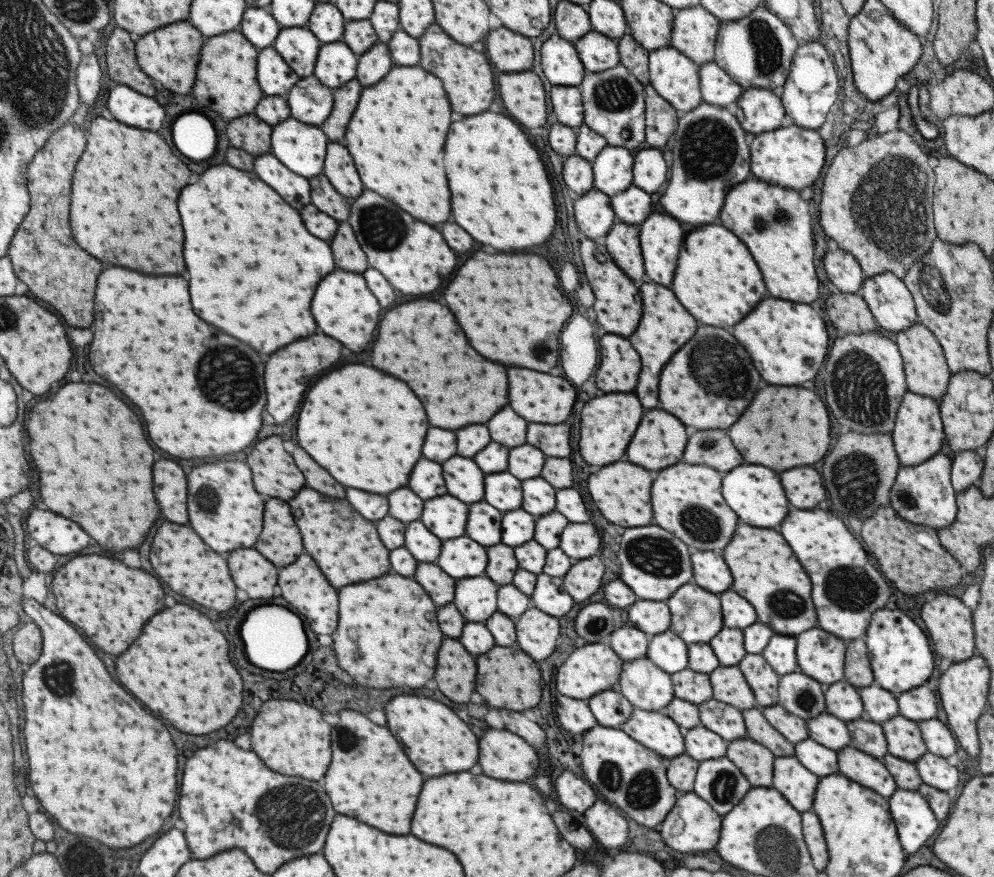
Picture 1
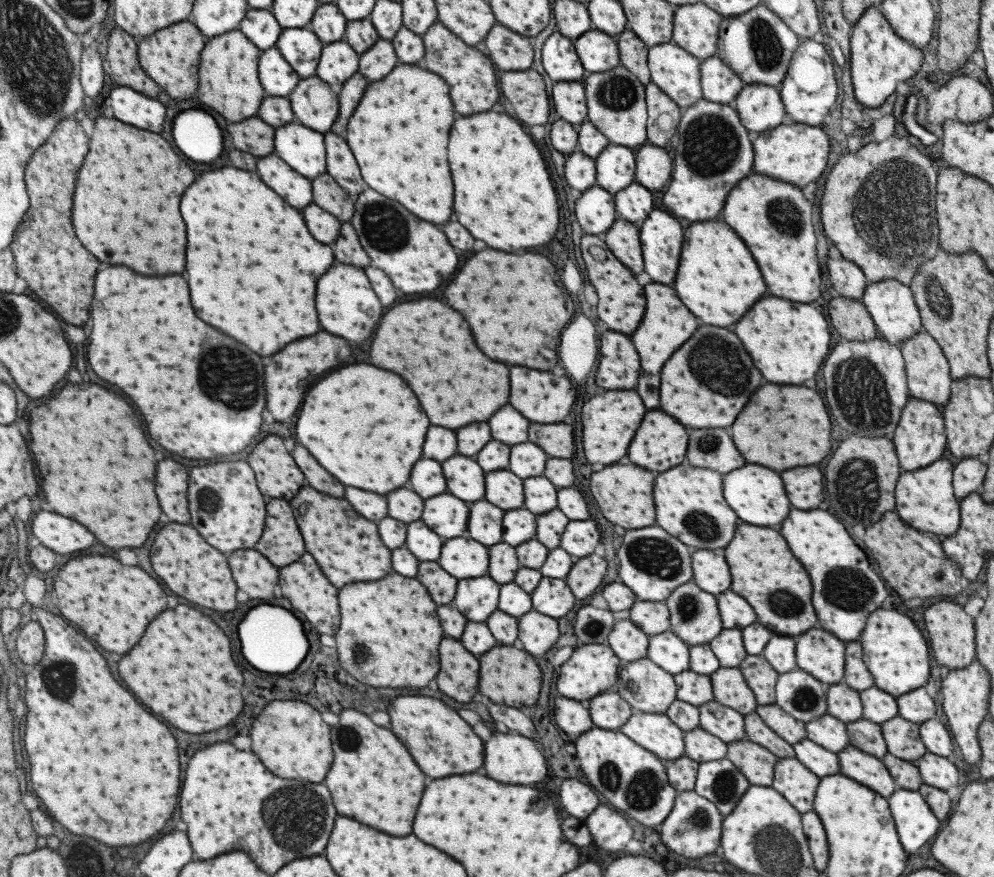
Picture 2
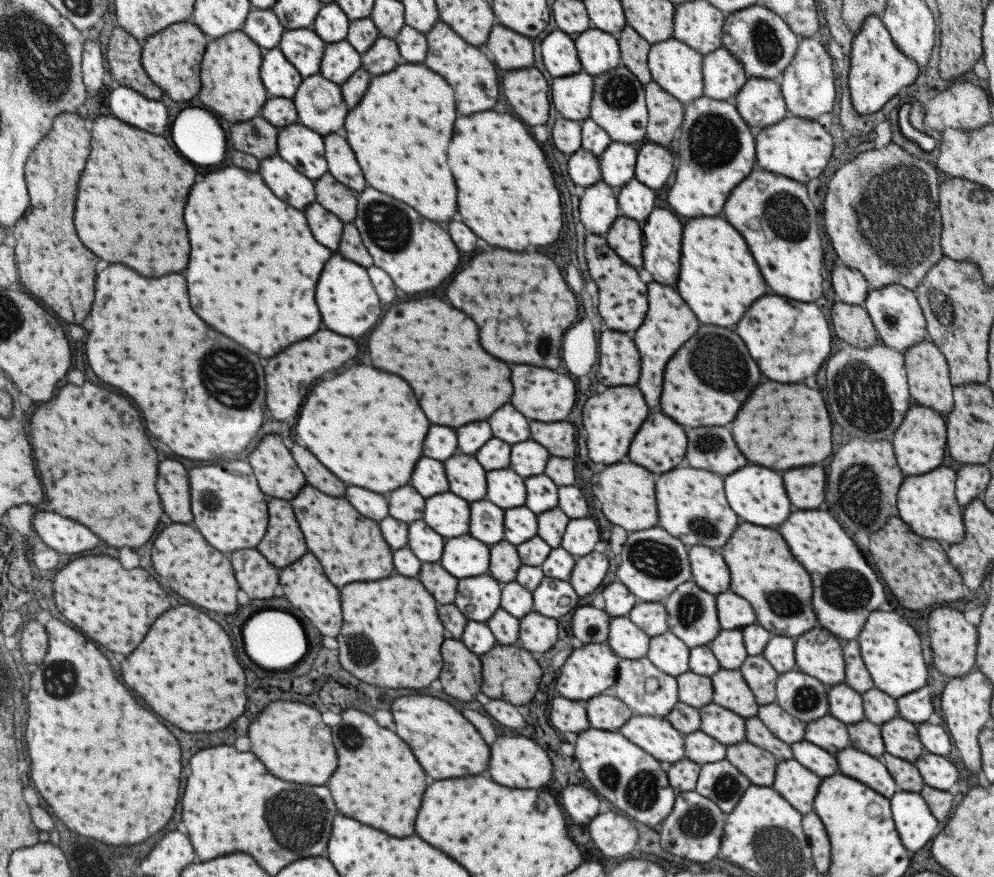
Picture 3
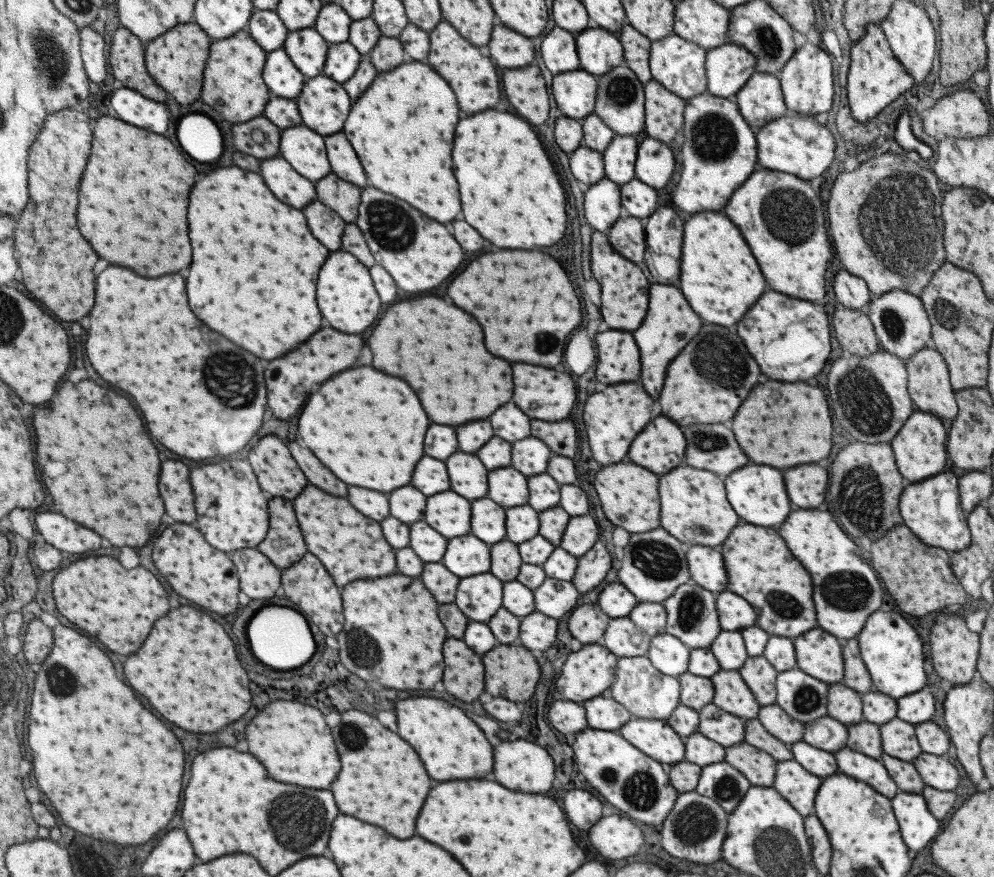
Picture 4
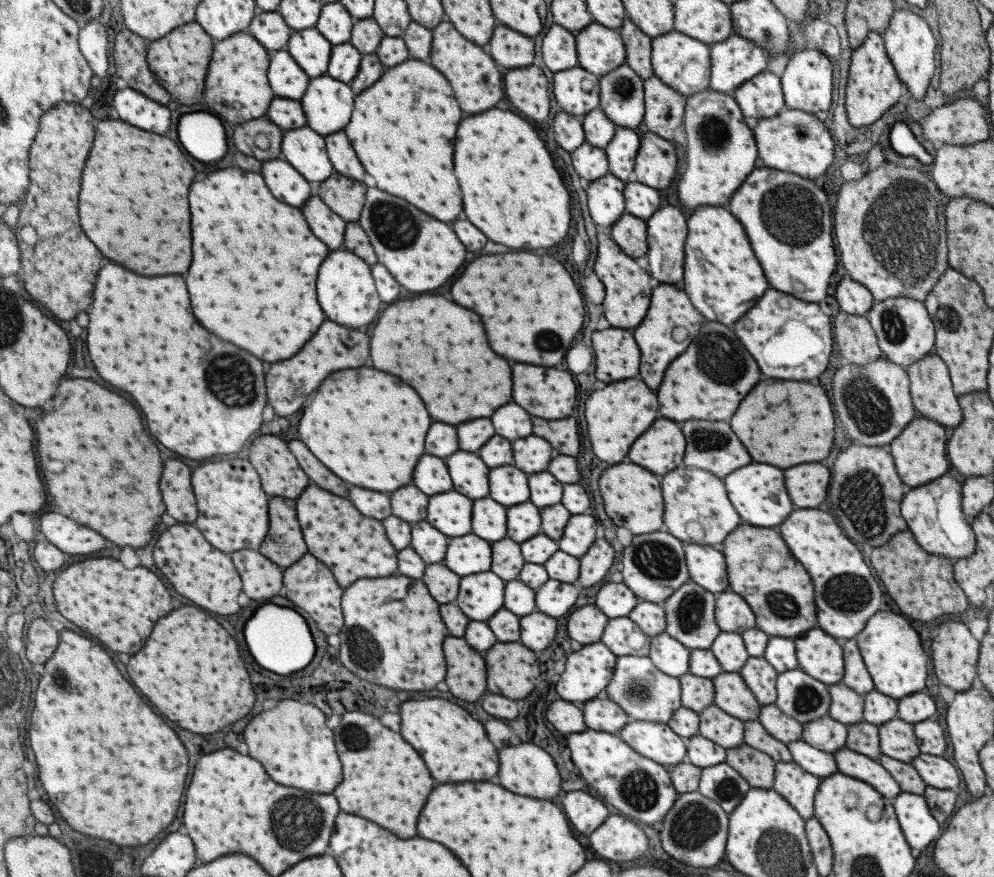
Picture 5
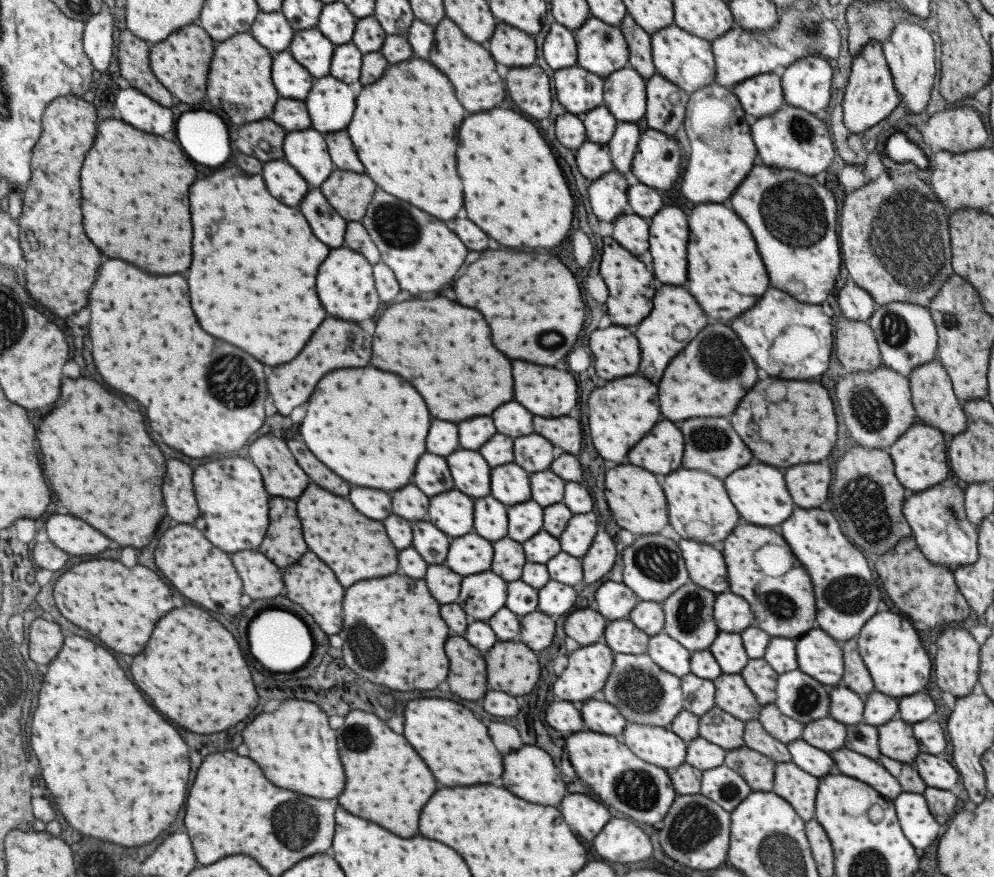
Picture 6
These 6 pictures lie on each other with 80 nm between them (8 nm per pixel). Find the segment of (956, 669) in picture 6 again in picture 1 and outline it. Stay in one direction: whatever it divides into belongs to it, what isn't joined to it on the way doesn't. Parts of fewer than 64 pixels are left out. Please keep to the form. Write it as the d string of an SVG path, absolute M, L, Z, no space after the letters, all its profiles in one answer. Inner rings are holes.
M933 593L923 606L921 606L921 620L923 620L923 630L928 636L930 648L939 656L949 662L959 662L967 660L973 656L973 628L971 628L972 612L965 608L956 597L945 593Z

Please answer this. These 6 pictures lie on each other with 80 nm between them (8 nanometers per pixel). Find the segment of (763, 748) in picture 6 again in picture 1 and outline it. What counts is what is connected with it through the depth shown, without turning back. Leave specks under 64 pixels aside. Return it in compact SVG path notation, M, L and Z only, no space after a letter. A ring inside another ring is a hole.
M758 706L740 711L746 728L746 738L757 742L772 752L775 757L793 756L793 743L784 739L762 715Z

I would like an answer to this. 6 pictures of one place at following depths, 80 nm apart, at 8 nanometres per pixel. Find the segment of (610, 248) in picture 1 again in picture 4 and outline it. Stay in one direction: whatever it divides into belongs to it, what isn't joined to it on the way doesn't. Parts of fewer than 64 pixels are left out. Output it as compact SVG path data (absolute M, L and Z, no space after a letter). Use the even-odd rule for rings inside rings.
M620 216L607 232L610 245L633 264L644 260L645 235L643 221L632 216Z

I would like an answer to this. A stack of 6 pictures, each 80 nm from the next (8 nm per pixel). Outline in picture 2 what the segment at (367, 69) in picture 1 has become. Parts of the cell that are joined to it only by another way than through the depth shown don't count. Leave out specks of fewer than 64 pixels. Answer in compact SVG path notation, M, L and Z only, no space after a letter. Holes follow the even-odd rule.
M378 38L368 50L359 55L357 72L367 82L373 82L383 78L398 63L390 41Z

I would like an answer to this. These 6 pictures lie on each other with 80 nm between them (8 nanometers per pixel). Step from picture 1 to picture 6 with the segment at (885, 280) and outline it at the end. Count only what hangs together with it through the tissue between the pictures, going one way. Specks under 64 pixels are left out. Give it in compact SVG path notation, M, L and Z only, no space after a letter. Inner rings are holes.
M891 302L875 306L867 324L877 341L882 365L908 377L920 364L925 364L936 356L936 328L926 308L917 304Z

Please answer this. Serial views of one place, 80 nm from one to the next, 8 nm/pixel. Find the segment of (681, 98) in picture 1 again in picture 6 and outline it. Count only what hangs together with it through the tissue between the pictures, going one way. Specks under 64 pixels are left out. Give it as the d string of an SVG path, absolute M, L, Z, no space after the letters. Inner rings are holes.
M673 24L650 36L650 54L656 73L687 94L714 82L716 70L710 42L691 36Z

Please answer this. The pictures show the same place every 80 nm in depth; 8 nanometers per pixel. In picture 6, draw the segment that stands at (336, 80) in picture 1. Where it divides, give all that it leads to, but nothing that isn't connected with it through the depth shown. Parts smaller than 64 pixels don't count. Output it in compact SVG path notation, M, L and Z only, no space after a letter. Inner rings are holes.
M351 42L335 45L330 60L329 75L351 86L360 75L362 53Z

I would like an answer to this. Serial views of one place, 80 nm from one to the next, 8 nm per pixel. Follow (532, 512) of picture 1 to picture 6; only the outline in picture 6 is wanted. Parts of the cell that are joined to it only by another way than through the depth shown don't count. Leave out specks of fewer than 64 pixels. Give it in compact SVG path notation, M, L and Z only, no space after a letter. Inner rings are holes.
M549 469L541 472L528 473L530 499L541 507L562 502L564 480L557 478Z

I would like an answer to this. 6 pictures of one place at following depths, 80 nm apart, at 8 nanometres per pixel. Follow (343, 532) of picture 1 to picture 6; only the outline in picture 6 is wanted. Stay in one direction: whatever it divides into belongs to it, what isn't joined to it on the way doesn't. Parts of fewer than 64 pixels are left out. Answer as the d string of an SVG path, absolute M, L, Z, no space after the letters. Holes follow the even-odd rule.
M309 484L297 498L297 516L301 520L301 532L307 548L333 570L343 588L357 580L381 578L395 572L397 550L387 540L381 522L361 516L349 500Z

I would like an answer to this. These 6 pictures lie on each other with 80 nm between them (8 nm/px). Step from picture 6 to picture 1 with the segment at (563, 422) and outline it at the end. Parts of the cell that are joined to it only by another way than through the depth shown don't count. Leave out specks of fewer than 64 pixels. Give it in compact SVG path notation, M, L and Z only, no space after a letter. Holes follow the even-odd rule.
M527 424L527 444L539 448L545 456L569 456L569 426L567 424Z

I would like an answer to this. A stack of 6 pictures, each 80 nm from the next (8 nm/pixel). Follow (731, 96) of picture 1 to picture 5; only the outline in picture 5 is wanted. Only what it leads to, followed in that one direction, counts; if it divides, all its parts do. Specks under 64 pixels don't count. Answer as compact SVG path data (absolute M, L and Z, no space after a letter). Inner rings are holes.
M732 32L727 39L709 46L711 90L734 92L746 80L765 71L772 55L754 42Z

